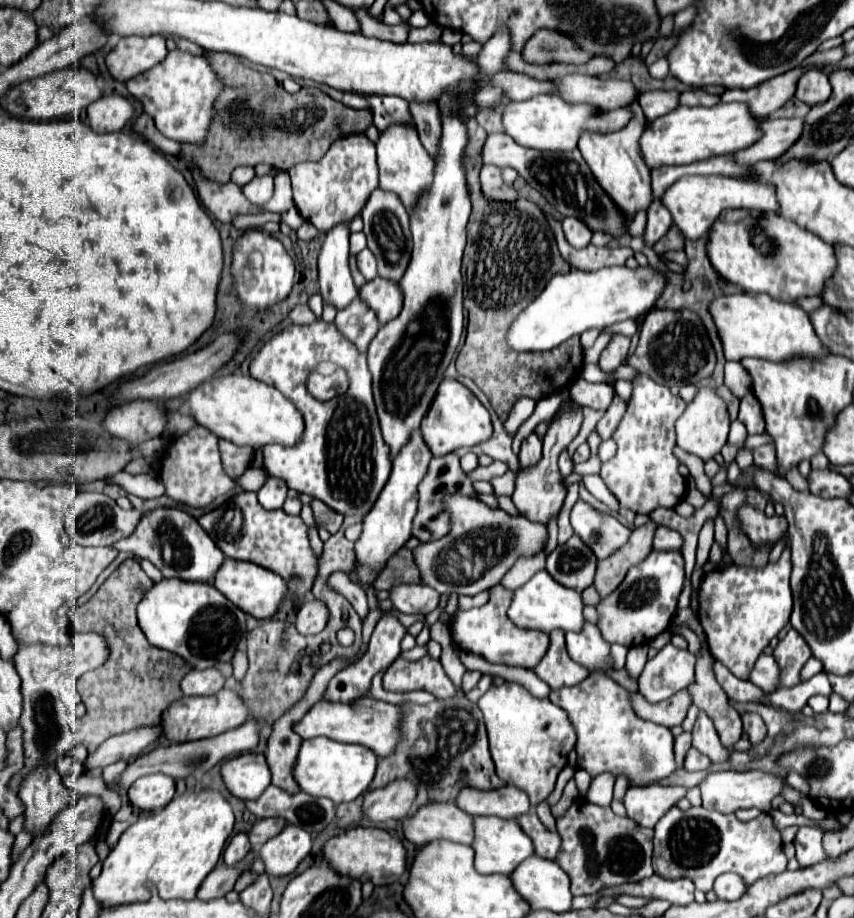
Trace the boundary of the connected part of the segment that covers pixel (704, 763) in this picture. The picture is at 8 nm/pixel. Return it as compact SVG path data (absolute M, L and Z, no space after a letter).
M690 747L684 759L684 769L686 771L698 771L698 769L708 769L710 767L710 759L706 755L702 755L698 749Z

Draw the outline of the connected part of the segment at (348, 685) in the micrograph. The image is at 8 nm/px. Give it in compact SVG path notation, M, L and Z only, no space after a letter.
M382 615L374 633L372 633L372 639L370 639L370 645L368 645L368 651L364 653L364 657L352 665L348 665L346 669L342 669L340 673L336 673L326 691L324 691L324 701L346 701L346 703L354 703L356 699L364 697L370 693L370 685L372 685L372 679L376 673L382 673L386 671L394 661L396 657L400 655L400 641L402 637L406 635L406 627L394 617L394 615Z

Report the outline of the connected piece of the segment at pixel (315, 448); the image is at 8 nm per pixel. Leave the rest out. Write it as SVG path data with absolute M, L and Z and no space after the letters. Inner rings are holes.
M316 319L310 325L288 325L286 329L276 333L272 339L268 339L262 345L262 349L254 355L254 359L250 363L250 375L258 381L274 385L280 393L284 393L296 405L296 409L304 417L304 433L302 433L300 441L296 441L292 447L278 445L278 443L270 443L270 445L262 447L264 469L272 477L286 481L286 485L290 489L312 495L342 515L366 515L372 509L374 501L378 499L382 487L386 485L390 469L392 469L390 447L386 445L386 441L382 437L380 421L376 415L374 399L372 399L372 379L370 379L370 371L368 371L368 363L366 363L366 353L362 353L354 345L350 345L350 341L346 337L342 337L342 333L338 331L338 327L334 323ZM320 361L332 361L334 365L346 369L350 375L350 389L344 395L334 397L326 403L316 401L306 391L306 379L308 379L310 371L316 369L316 365Z

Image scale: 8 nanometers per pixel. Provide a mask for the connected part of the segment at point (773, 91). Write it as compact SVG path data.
M796 69L796 71L778 75L750 89L726 89L720 101L722 103L732 103L732 101L744 103L748 105L748 111L752 113L752 117L764 119L772 115L776 109L780 109L790 97L794 97L796 81L802 73L804 69Z

